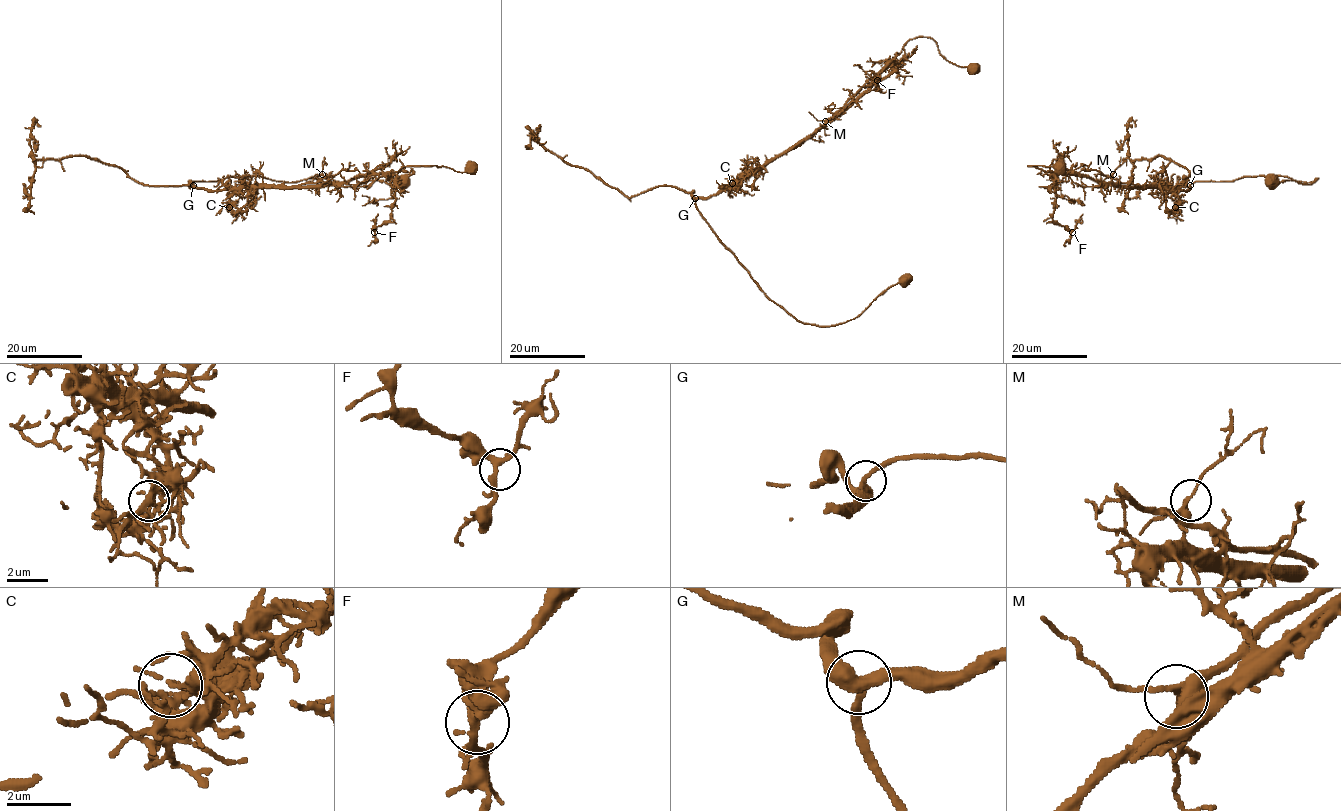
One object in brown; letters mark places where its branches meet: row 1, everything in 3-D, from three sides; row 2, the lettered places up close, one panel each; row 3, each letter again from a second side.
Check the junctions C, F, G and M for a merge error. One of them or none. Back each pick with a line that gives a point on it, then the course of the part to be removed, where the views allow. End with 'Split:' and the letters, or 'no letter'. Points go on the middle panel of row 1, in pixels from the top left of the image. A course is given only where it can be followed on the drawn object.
C: Place: (732, 183). Course of the part to remove: (731, 183), (745, 174), (752, 175), (824, 128), (910, 40), (930, 37), (947, 61), (972, 71), (980, 69)
Split: C

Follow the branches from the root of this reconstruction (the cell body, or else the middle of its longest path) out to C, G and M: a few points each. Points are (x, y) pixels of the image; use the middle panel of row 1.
C: (975, 69), (971, 72), (949, 62), (930, 38), (911, 39), (848, 106), (753, 174), (744, 174), (731, 183)
G: (975, 69), (971, 72), (949, 62), (930, 38), (911, 39), (866, 90), (808, 137), (728, 187), (695, 198)
M: (975, 69), (971, 72), (949, 62), (932, 39), (916, 37), (906, 42), (868, 86), (859, 90), (825, 121)

